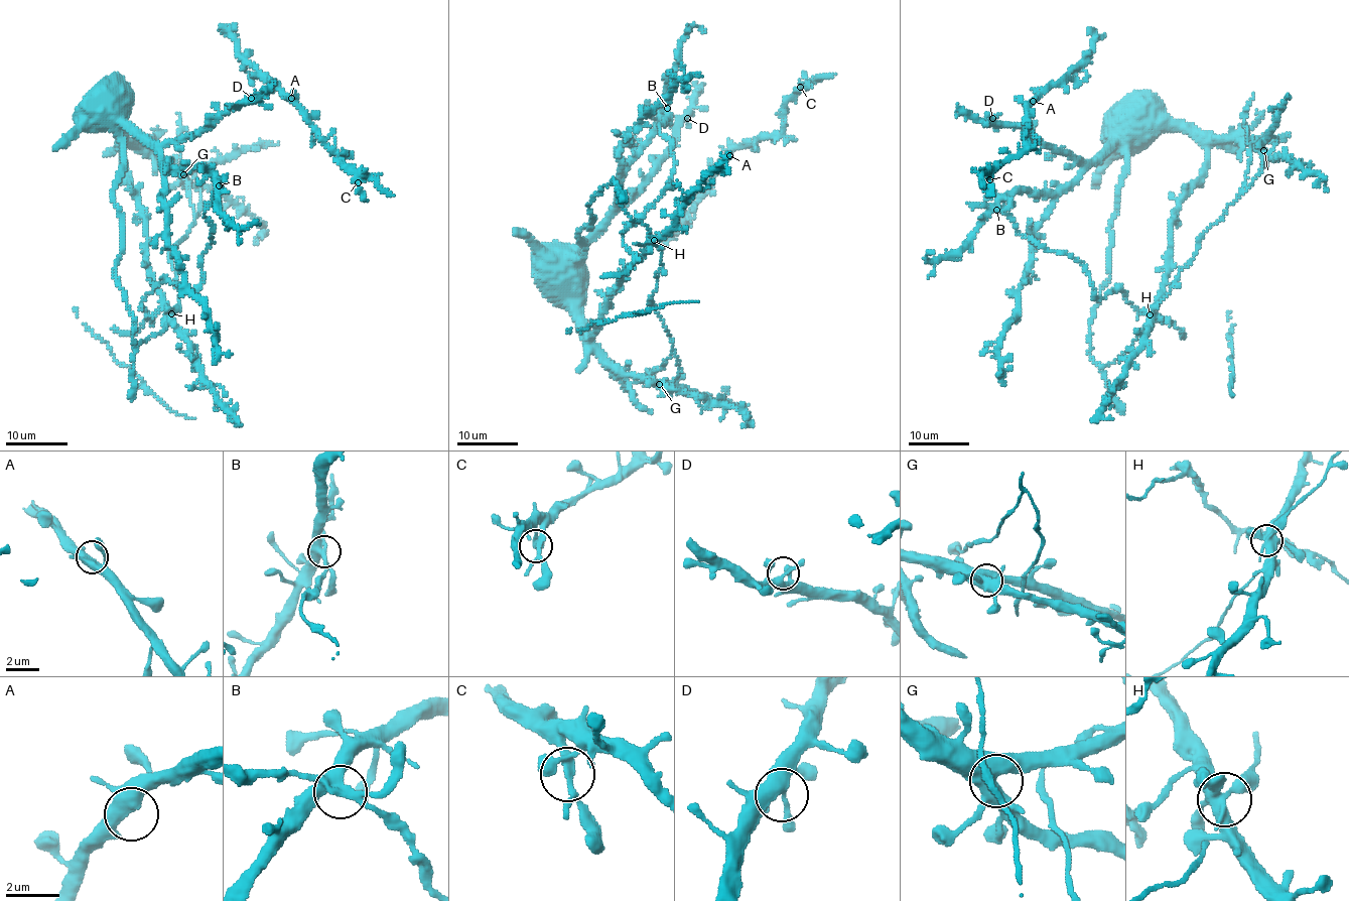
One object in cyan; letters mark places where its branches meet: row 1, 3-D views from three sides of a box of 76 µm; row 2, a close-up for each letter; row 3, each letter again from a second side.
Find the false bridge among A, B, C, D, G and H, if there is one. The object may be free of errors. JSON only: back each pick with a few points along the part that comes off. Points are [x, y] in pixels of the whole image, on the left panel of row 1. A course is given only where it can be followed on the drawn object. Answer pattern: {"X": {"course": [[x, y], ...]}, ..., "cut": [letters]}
{"B": {"course": [[219, 185], [204, 212], [214, 230], [201, 283], [186, 291], [160, 282], [141, 302], [142, 327], [112, 328]]}, "cut": ["B"]}

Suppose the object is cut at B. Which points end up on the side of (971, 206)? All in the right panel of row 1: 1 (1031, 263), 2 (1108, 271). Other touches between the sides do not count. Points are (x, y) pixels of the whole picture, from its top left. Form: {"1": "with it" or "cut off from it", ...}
{"1": "cut off from it", "2": "cut off from it"}

